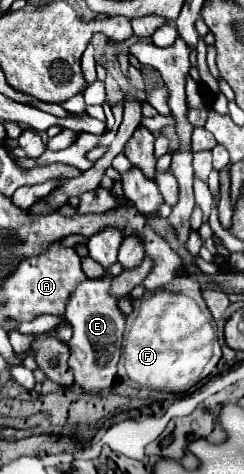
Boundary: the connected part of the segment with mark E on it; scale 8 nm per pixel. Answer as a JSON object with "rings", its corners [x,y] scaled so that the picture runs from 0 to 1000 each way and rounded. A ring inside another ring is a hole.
{"rings":[[[422,582],[398,591],[348,591],[299,616],[266,671],[299,692],[299,713],[283,722],[291,755],[283,772],[307,785],[307,810],[348,827],[398,827],[455,819],[480,793],[480,764],[496,751],[496,709],[512,692],[512,667],[480,650],[480,633],[447,624],[463,582]]]}

